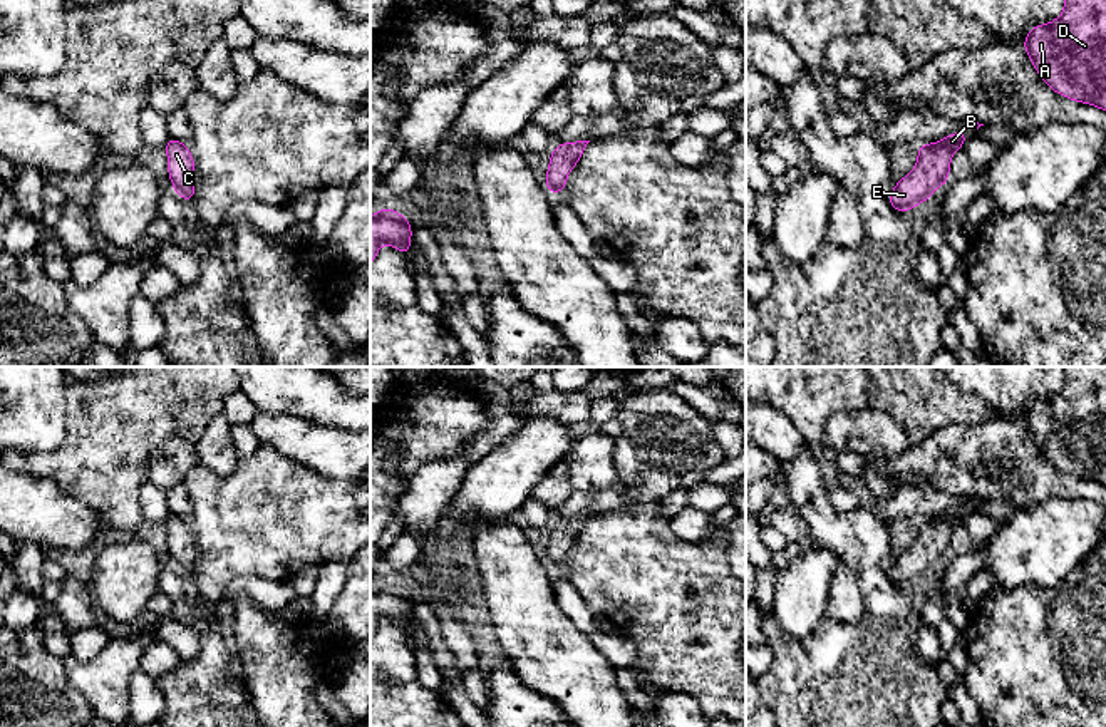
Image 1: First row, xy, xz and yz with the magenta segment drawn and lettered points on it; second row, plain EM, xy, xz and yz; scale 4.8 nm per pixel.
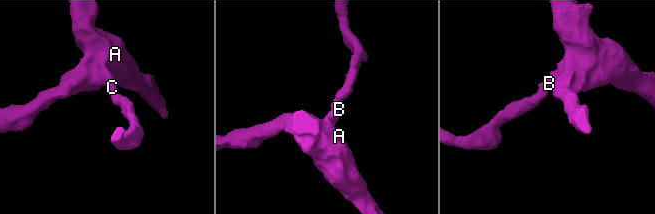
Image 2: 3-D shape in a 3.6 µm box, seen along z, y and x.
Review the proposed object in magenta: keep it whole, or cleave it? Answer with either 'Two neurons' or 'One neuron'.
One neuron

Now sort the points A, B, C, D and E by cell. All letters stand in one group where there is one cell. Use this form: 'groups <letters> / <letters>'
groups A B C D E

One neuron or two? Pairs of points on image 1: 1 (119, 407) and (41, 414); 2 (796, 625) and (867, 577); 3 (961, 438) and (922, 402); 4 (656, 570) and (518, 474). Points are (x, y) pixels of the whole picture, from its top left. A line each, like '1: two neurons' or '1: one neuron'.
1: two neurons
2: two neurons
3: two neurons
4: two neurons

